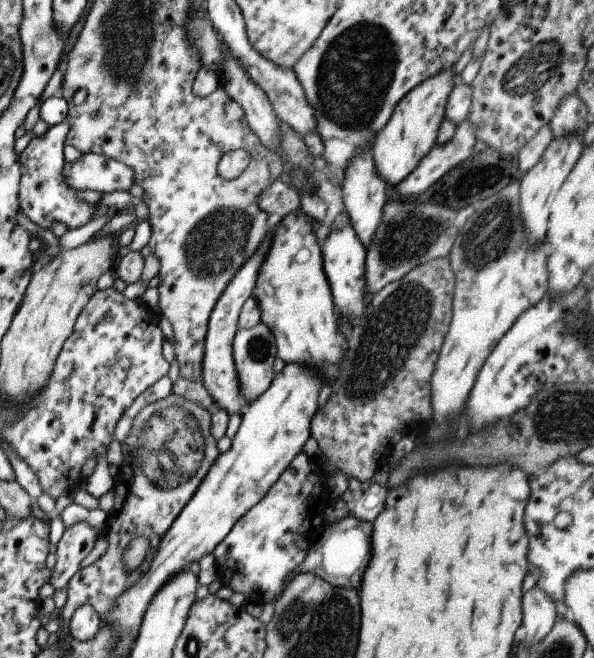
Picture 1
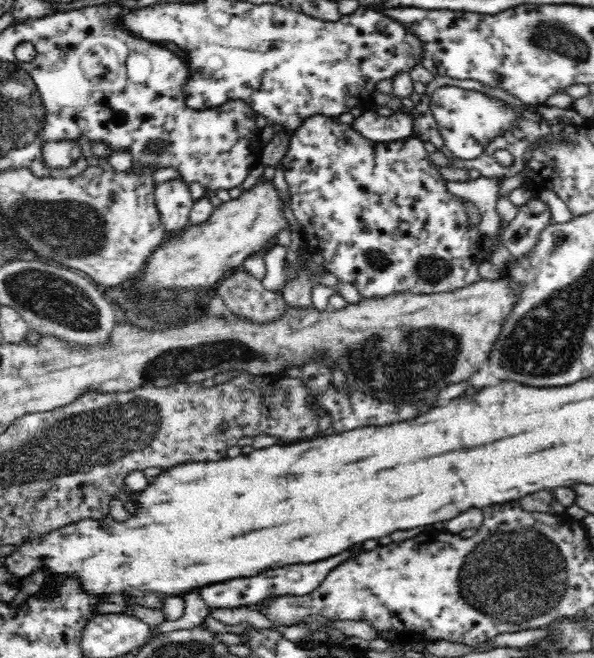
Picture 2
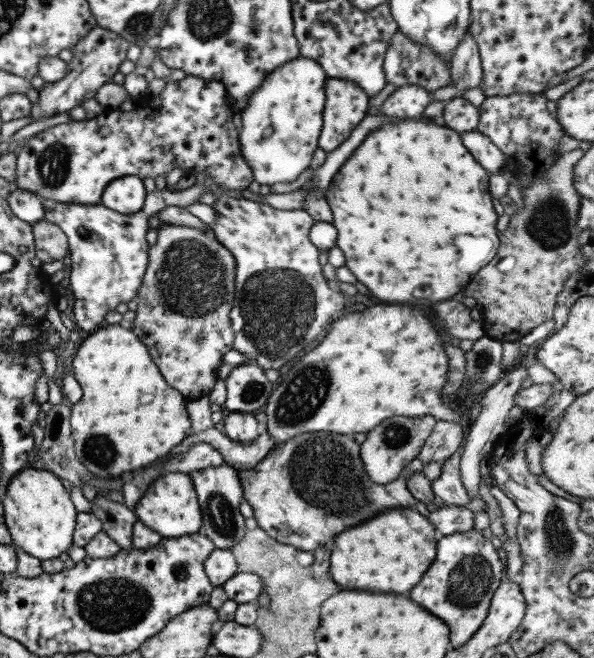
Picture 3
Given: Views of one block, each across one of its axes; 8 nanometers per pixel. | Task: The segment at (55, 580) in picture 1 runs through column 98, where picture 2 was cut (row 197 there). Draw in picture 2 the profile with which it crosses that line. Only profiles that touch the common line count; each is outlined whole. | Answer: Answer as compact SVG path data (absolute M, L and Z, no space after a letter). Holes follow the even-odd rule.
M533 196L526 204L519 206L518 214L508 223L501 236L502 244L512 256L521 258L536 246L538 234L548 225L548 220L548 202L540 196Z

